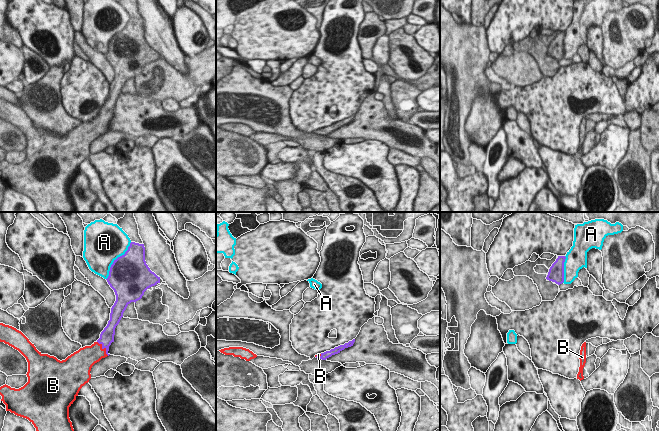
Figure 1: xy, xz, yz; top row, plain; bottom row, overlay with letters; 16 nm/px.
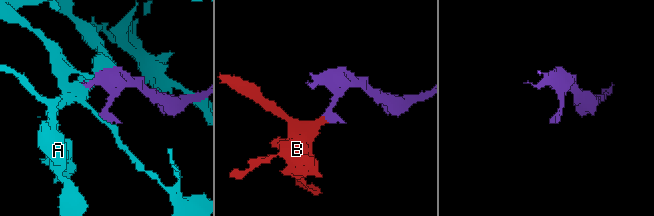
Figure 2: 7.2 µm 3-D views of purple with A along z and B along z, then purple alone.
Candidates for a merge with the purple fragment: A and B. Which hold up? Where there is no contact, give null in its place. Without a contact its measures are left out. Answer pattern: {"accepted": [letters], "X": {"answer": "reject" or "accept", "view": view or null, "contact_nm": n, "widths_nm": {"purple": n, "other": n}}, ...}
{"accepted": ["B"], "A": {"answer": "reject", "view": "xy", "contact_nm": 750, "widths_nm": {"purple": 500, "other": 480}}, "B": {"answer": "accept", "view": "xy", "contact_nm": 300, "widths_nm": {"purple": 220, "other": 300}}}

